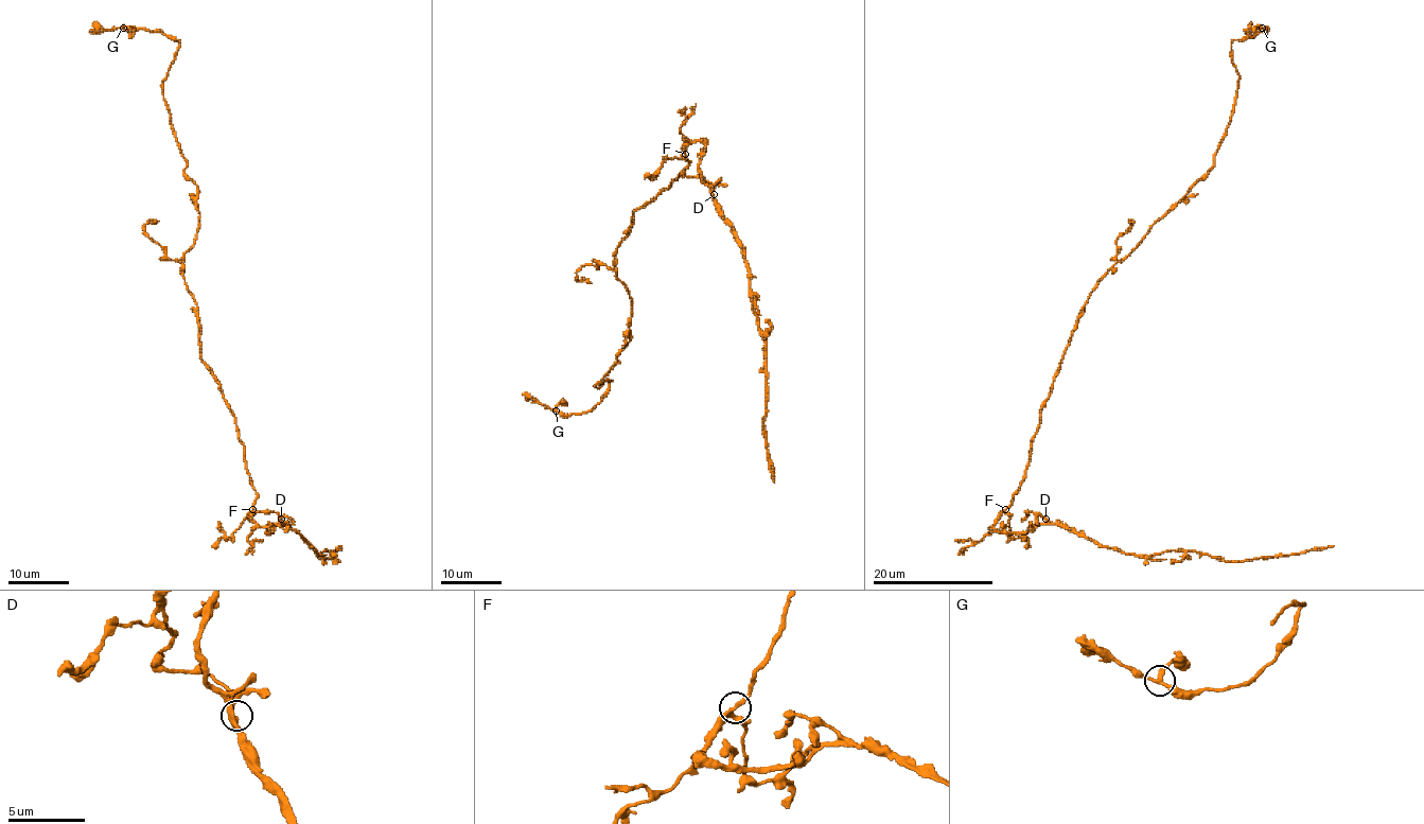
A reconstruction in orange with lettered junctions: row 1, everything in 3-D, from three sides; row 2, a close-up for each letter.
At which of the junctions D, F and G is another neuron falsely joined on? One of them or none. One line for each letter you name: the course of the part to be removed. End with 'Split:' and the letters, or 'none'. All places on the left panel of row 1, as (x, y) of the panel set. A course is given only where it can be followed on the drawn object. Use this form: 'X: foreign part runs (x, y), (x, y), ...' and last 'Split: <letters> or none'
Split: none

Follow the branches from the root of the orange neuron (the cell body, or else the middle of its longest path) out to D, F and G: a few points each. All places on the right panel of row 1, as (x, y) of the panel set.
D: (1052, 387), (1031, 445), (1024, 480), (1013, 503), (992, 526), (1003, 532), (1024, 532), (1043, 523), (1045, 519)
F: (1052, 387), (1031, 445), (1024, 480), (1006, 509)
G: (1052, 387), (1095, 284), (1214, 163), (1237, 97), (1231, 41), (1251, 38), (1266, 29), (1262, 28)

